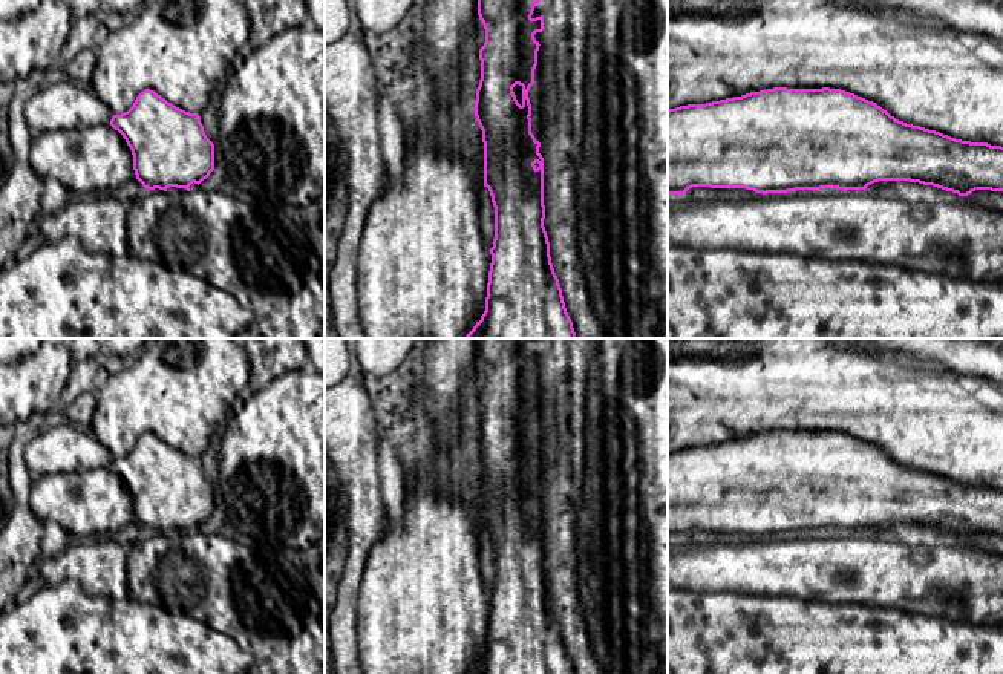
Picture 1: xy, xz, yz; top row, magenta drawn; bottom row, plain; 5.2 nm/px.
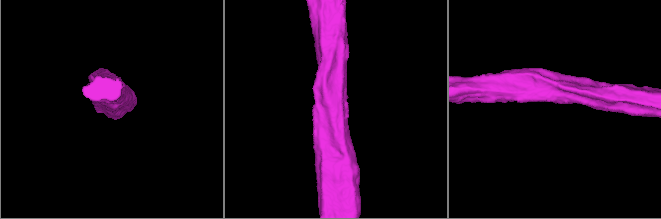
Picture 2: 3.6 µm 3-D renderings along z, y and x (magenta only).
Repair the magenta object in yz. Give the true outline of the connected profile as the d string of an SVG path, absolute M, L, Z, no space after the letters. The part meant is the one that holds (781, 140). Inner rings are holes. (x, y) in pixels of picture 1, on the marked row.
M773 87L668 110L668 195L686 195L692 187L746 188L763 195L821 188L867 190L879 181L919 182L959 196L975 190L1003 191L1003 147L962 141L907 124L873 101L830 87Z

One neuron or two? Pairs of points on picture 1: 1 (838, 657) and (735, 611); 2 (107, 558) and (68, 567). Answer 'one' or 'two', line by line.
1: one
2: one

